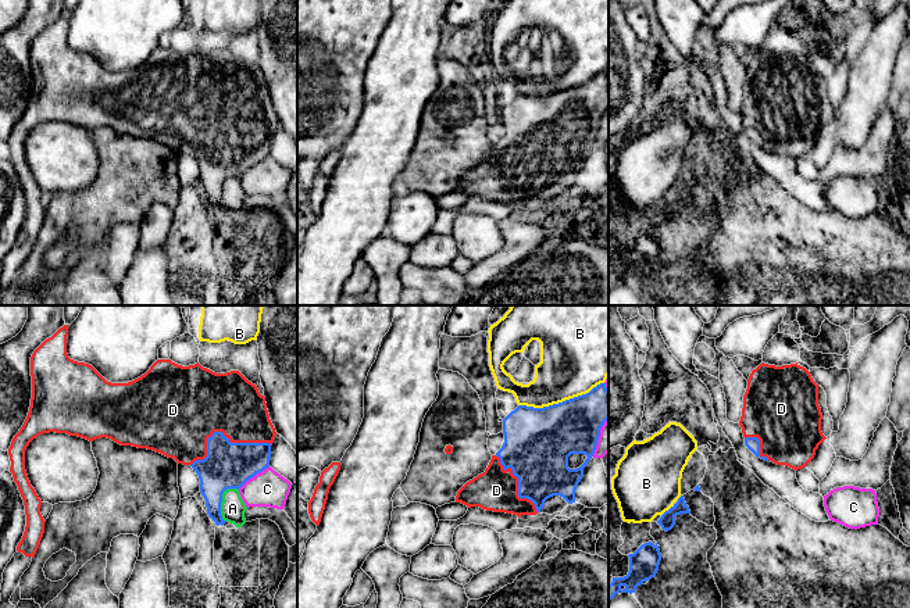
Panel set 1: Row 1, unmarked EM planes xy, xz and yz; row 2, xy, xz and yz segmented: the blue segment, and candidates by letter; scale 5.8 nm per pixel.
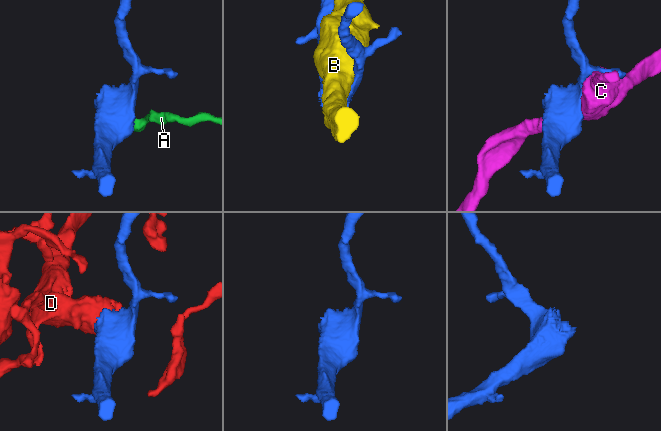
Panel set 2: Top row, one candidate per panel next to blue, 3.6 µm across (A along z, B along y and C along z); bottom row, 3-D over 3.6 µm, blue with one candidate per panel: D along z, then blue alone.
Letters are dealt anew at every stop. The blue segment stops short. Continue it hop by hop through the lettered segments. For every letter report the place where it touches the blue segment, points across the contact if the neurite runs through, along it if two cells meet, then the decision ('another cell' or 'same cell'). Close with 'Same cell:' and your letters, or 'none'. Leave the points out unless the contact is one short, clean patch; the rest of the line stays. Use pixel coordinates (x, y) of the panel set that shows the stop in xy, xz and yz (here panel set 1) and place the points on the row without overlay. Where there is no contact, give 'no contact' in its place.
A: xy (221, 190) | another cell
B: xz (560, 92) | another cell
C: xy (253, 165) | another cell
D: xy (222, 122) | same cell
Same cell: D

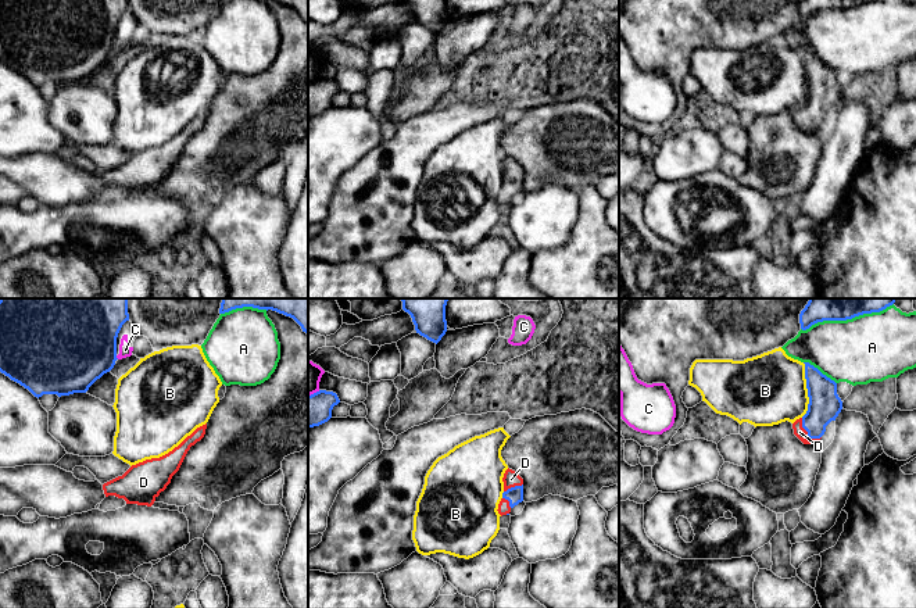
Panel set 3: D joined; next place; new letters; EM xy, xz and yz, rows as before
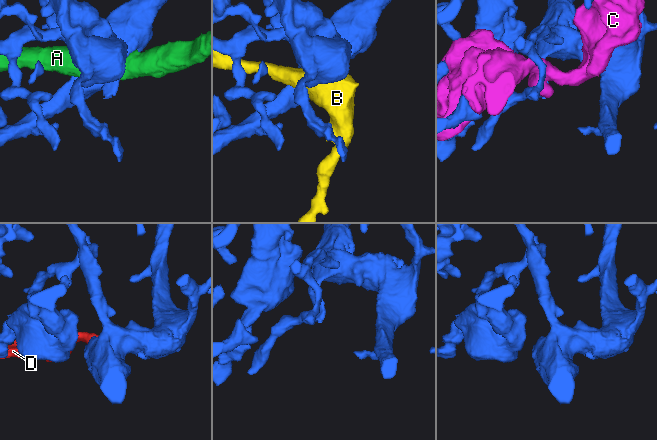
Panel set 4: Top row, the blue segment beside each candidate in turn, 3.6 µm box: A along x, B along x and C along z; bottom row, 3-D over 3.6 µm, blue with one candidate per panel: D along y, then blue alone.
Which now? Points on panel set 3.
A: yz (819, 60) | another cell
B: yz (808, 79) | another cell
C: xy (115, 46) | another cell
D: yz (807, 124) | same cell
Same cell: D

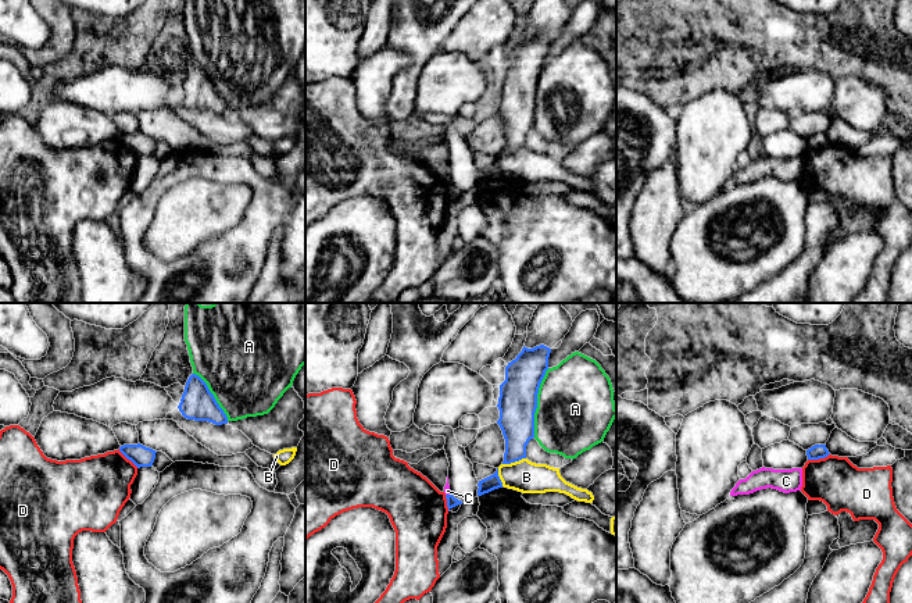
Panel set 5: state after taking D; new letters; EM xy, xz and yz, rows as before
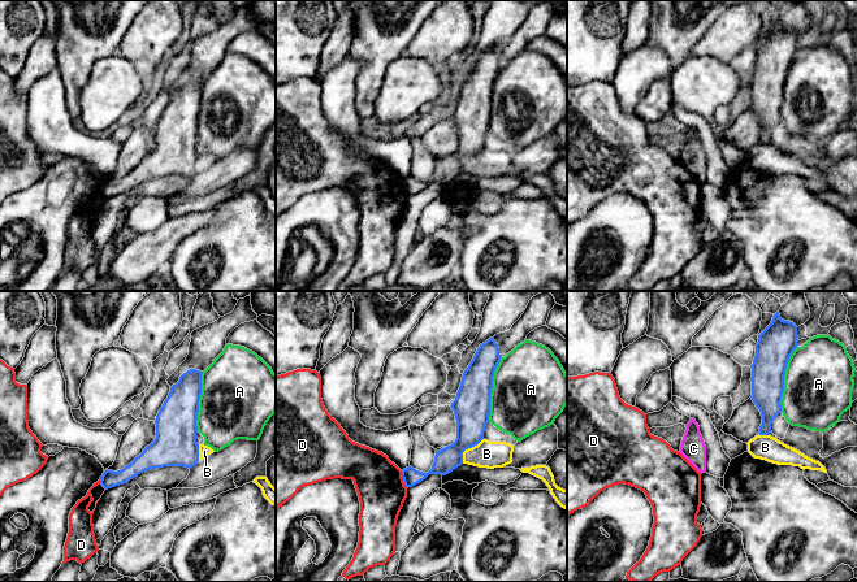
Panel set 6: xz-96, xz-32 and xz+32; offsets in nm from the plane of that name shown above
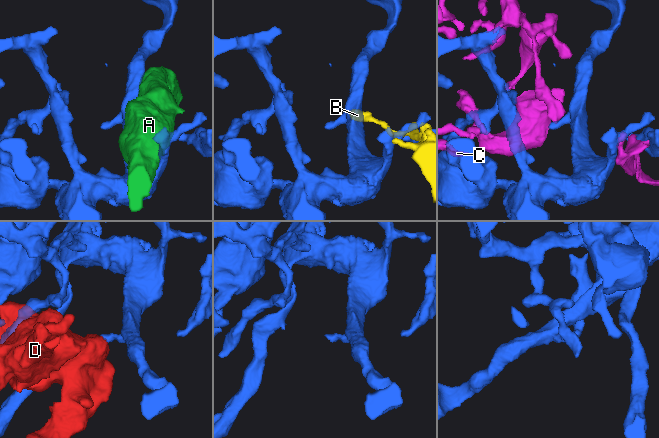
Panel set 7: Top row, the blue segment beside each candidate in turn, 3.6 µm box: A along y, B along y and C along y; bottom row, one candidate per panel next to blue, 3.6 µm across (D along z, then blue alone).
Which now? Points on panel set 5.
A: xz (536, 92) | another cell
B: xz (514, 150) | another cell
C: xz (449, 184) | another cell
D: yz (818, 147) | another cell
Same cell: none

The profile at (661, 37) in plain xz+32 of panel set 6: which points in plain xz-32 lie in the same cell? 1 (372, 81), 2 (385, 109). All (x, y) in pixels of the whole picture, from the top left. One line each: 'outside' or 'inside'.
1: inside
2: outside

